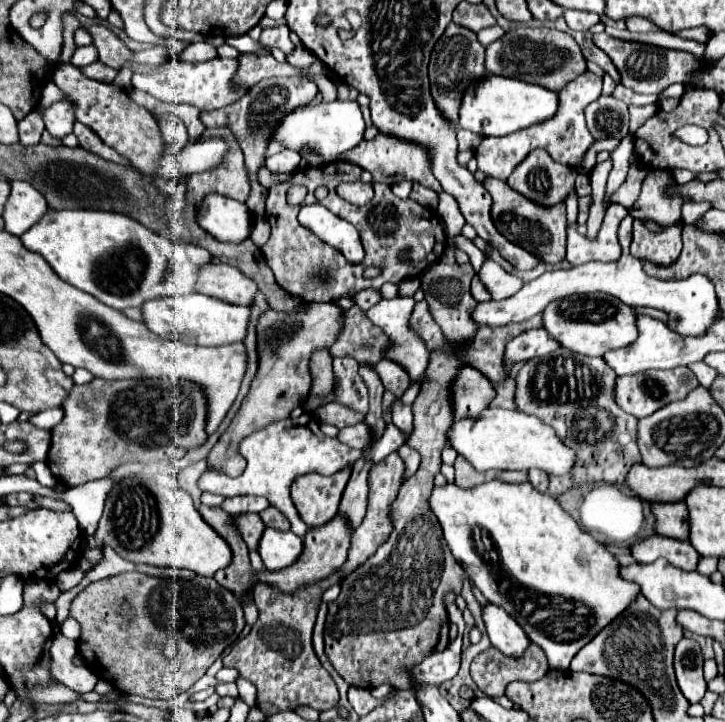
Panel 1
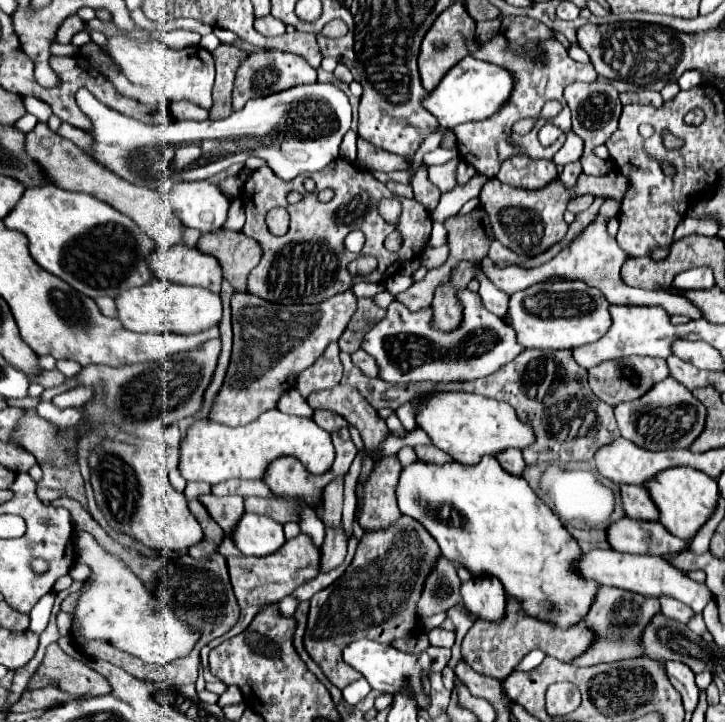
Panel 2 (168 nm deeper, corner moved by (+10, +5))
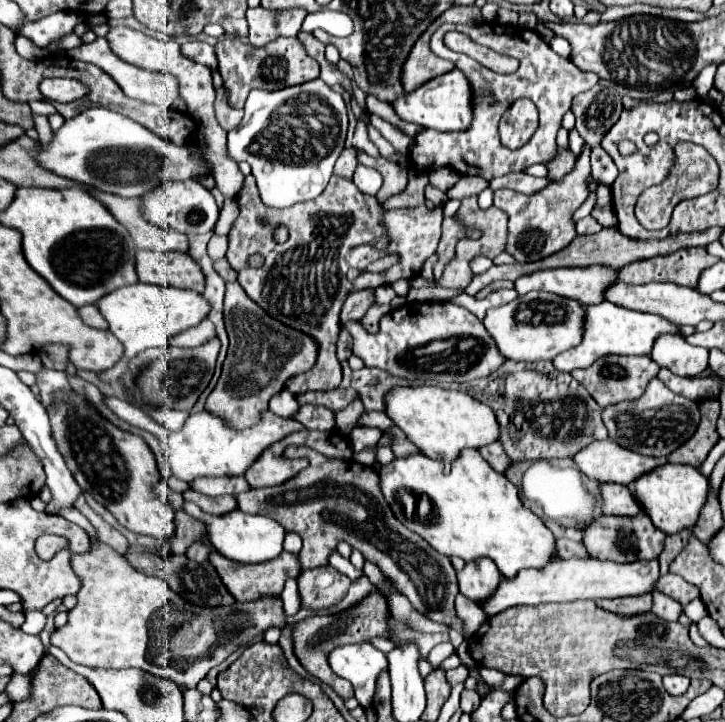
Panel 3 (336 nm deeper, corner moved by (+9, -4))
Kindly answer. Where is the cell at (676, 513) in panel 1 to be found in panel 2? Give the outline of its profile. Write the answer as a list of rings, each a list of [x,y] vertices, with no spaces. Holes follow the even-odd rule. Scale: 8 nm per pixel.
[[[621,486],[621,500],[629,518],[647,522],[659,520],[659,508],[651,500],[649,490],[645,490],[645,486]]]

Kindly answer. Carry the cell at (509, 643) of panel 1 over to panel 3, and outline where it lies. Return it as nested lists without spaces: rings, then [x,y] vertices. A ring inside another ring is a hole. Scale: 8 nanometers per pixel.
[[[476,559],[464,565],[462,571],[458,571],[458,587],[460,593],[464,593],[474,603],[482,603],[486,597],[494,593],[494,587],[500,581],[500,571],[490,559]]]

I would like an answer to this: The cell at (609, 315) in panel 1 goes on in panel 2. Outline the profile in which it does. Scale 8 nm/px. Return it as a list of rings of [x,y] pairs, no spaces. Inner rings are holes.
[[[565,280],[557,284],[537,284],[515,292],[509,298],[509,320],[517,330],[517,340],[525,348],[561,350],[579,348],[597,342],[607,334],[613,320],[609,314],[607,298],[593,286],[581,280]]]

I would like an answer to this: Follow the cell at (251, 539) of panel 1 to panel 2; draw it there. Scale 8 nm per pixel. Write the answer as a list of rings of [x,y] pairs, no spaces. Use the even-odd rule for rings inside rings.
[[[213,494],[201,496],[203,506],[207,508],[207,512],[213,516],[213,520],[225,530],[225,534],[233,534],[237,522],[243,518],[245,514],[245,506],[243,506],[243,498],[241,496],[225,496],[225,498],[217,498]]]

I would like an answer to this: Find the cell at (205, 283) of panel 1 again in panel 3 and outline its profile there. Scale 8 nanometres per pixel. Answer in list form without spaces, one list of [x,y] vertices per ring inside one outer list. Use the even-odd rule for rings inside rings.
[[[138,249],[136,273],[142,283],[194,289],[198,293],[204,291],[204,275],[198,263],[186,253],[160,253]]]

